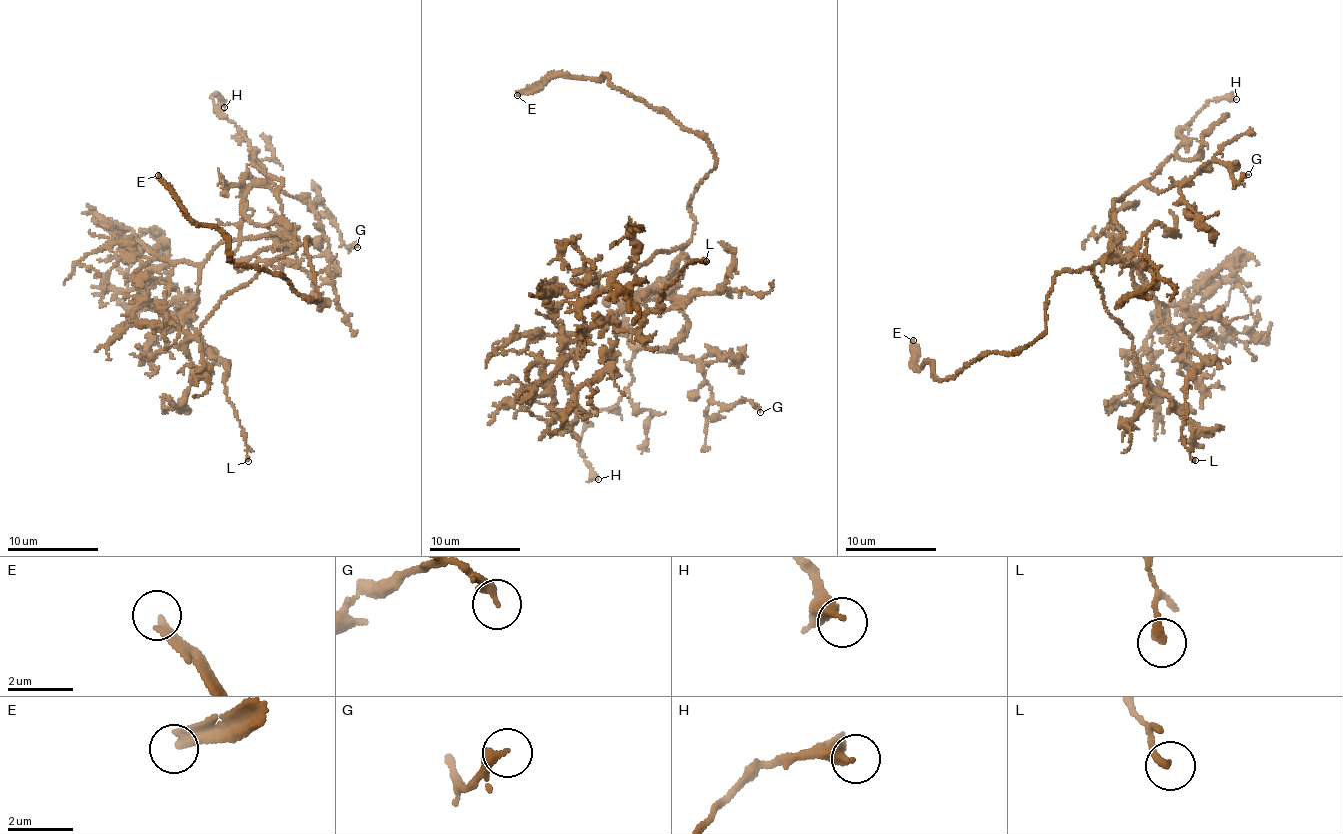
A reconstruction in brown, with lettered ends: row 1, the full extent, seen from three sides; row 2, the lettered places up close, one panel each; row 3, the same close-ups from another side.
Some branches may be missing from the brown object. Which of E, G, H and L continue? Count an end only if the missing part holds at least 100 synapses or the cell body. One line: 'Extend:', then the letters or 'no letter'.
Extend: E

